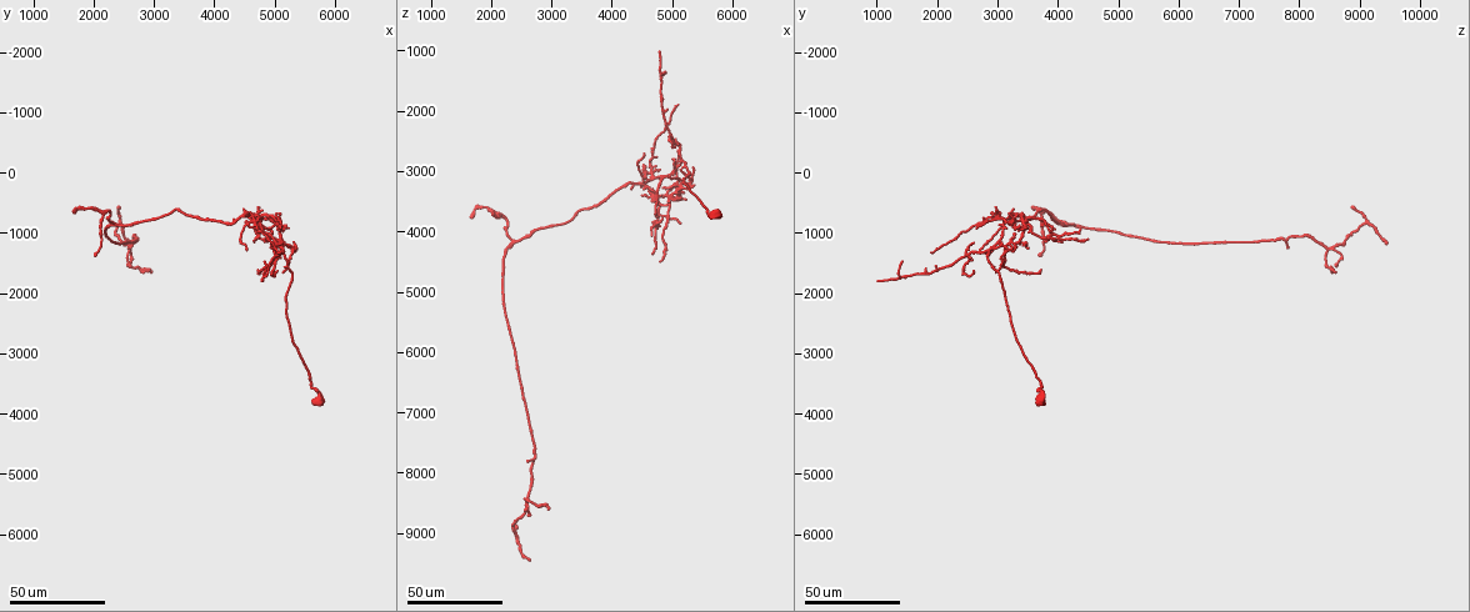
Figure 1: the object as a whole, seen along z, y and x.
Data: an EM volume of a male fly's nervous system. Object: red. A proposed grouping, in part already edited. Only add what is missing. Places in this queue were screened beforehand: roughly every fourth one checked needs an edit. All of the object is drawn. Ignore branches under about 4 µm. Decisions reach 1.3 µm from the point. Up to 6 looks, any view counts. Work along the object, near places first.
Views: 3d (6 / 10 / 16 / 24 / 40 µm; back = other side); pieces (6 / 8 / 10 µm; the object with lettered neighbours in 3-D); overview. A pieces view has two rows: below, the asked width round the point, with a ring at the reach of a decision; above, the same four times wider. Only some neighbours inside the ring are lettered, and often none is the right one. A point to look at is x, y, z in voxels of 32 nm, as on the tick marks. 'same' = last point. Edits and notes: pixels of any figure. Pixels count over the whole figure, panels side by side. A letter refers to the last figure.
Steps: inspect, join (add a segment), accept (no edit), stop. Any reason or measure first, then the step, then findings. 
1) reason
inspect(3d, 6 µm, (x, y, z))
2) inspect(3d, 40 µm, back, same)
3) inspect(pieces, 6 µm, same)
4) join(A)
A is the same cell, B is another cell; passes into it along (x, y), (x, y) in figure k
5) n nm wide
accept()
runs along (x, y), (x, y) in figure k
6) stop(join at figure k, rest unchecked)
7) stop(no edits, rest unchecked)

an open end
inspect(3d, 40 µm, (5350, 1200, 2950))

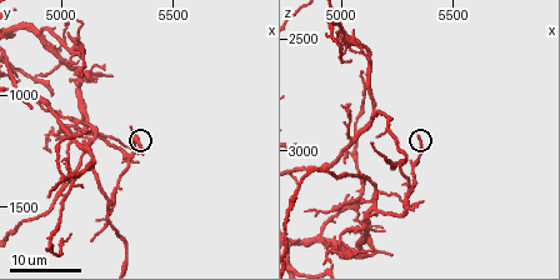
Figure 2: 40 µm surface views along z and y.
what lies round it
inspect(pieces, 10 µm, (5360, 1260, 2930))

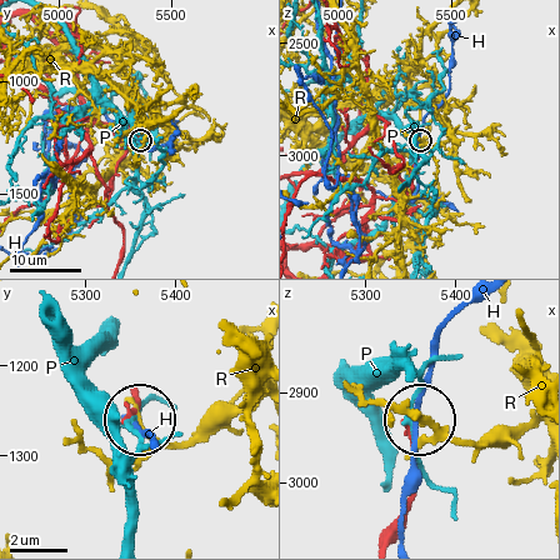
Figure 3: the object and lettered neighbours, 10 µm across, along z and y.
accept()
H, P and R are other cells; no lettered segment goes on from it

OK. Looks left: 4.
end of a long branch
inspect(3d, 40 µm, (4800, 1150, 4500))

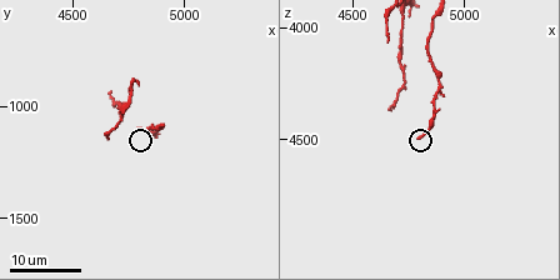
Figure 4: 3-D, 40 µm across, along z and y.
what lies round it
inspect(pieces, 6 µm, (4800, 1090, 4480))

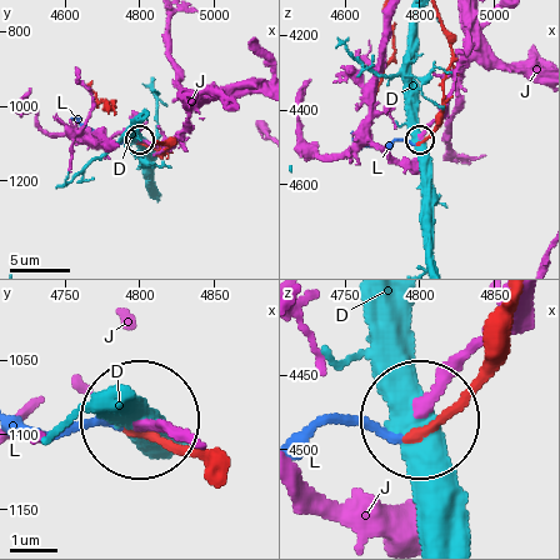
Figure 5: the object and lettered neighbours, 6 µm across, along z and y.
join(L)
L is the same cell, D and J are other cells; passes into it along (208, 461), (120, 425), (29, 434) in figure 5; the neuron continues

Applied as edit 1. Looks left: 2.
branch stops here
inspect(3d, 40 µm, (2950, 1650, 8600))

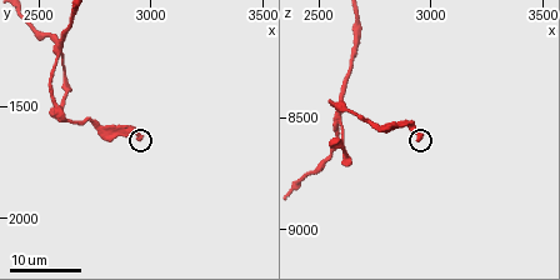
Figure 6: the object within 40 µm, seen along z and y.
inspect(pieces, 6 µm, (2940, 1640, 8610))

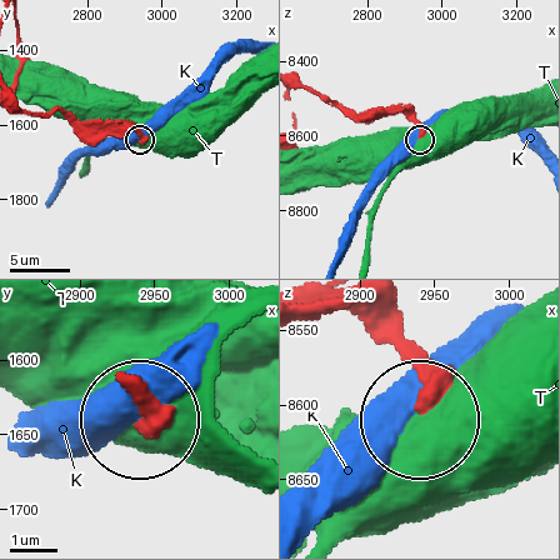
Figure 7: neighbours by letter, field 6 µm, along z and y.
340 nm wide
accept()
K and T are other cells; runs along (375, 326), (419, 375), (423, 406) in figure 7; no lettered segment goes on from it

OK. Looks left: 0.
stop(join at figure 5, rest unchecked)

